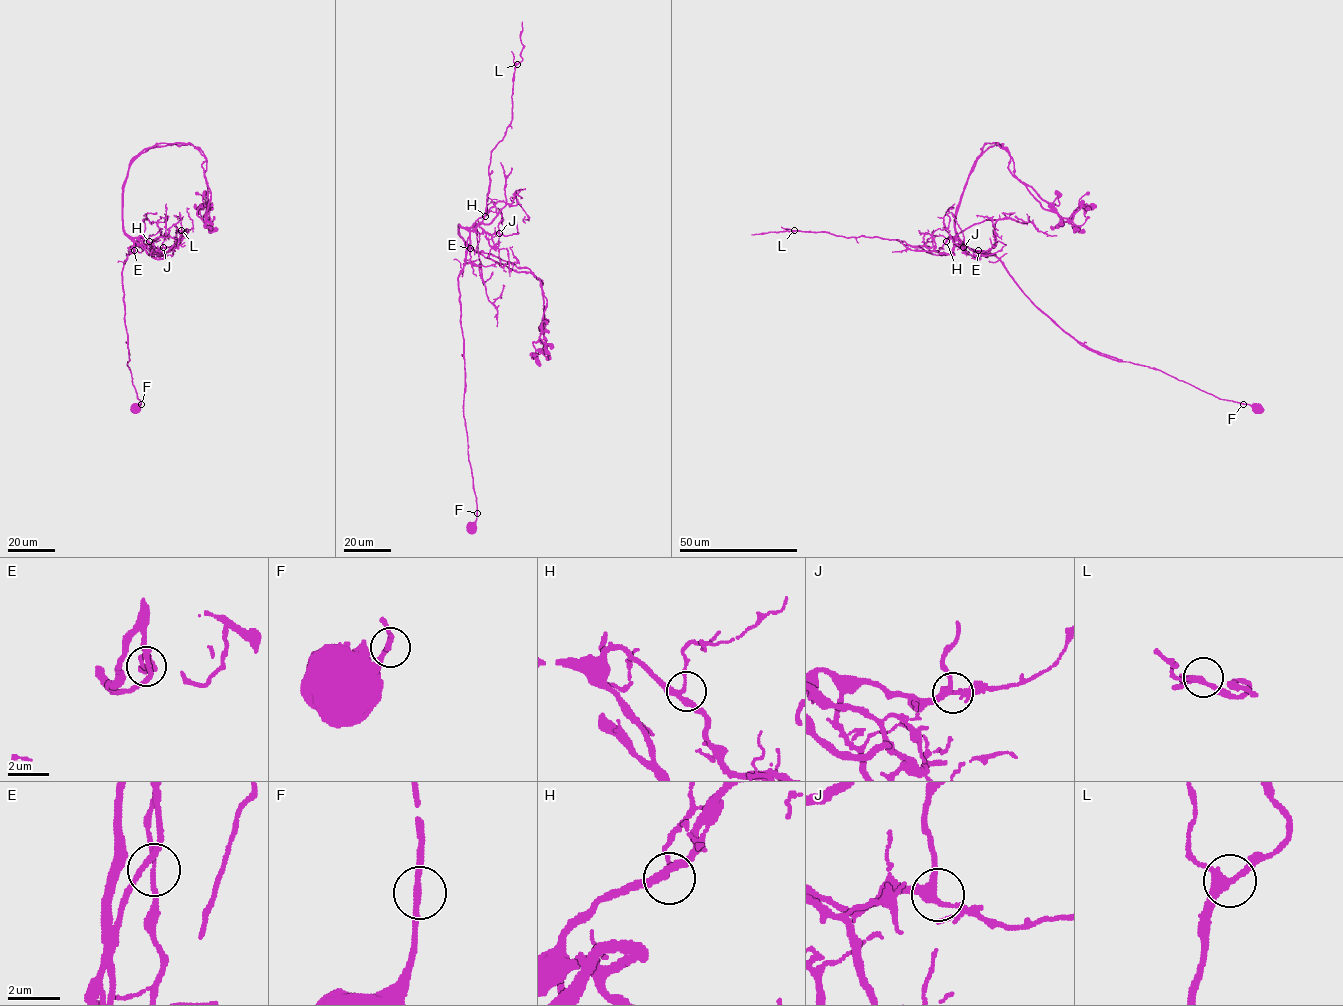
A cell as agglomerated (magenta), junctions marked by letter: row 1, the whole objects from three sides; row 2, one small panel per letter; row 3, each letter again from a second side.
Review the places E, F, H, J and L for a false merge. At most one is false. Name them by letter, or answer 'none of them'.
E

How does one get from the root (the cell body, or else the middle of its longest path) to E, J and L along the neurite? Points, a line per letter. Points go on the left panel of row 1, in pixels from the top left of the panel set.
E: (134, 406), (141, 403), (127, 366), (129, 352), (122, 282), (123, 263), (134, 250)
J: (134, 406), (141, 403), (127, 366), (129, 352), (122, 269), (134, 241), (163, 247)
L: (134, 406), (141, 403), (127, 366), (123, 263), (134, 241), (150, 254), (153, 240), (176, 237), (181, 230)

